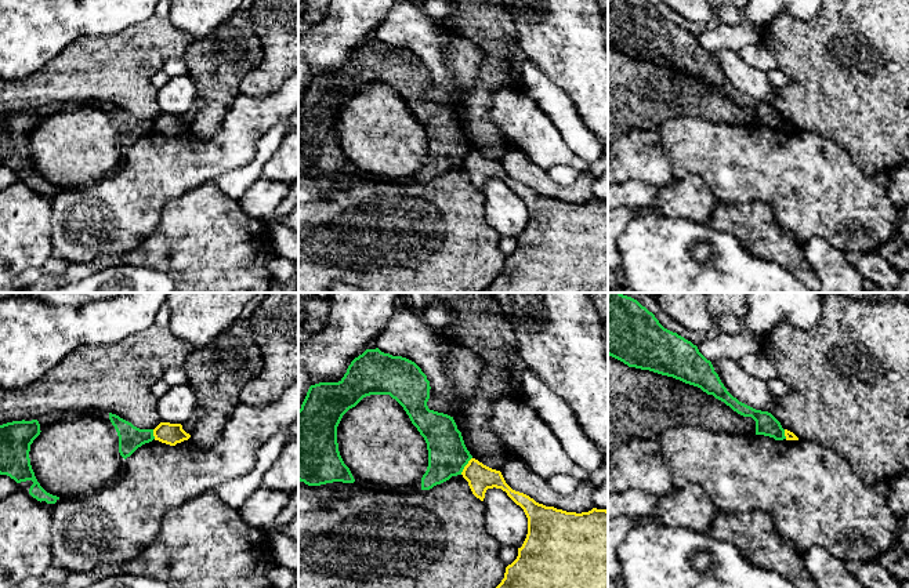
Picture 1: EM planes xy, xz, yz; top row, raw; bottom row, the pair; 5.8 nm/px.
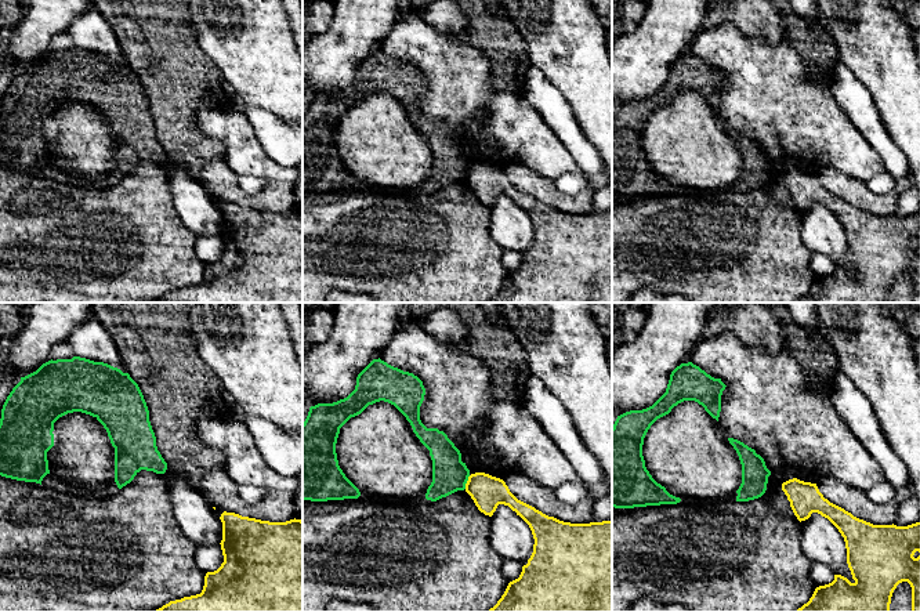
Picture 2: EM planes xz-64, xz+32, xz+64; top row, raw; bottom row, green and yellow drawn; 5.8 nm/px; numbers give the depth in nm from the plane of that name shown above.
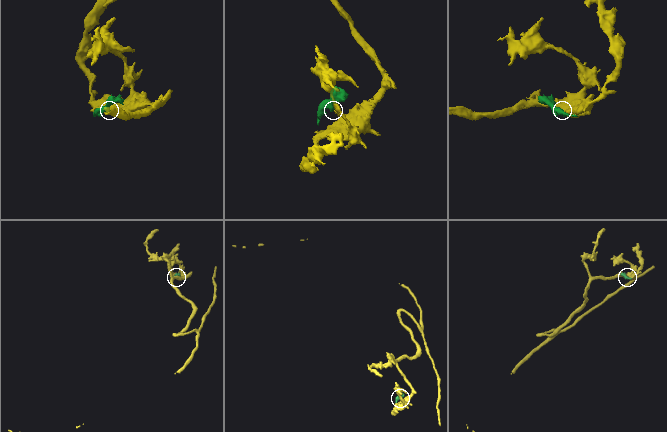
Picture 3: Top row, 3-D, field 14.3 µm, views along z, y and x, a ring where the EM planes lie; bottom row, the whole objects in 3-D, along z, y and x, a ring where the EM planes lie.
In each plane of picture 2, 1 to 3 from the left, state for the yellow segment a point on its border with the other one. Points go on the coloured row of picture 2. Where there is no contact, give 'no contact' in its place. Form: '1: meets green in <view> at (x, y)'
1: no contact
2: meets green in xz+32 at (466, 482)
3: no contact

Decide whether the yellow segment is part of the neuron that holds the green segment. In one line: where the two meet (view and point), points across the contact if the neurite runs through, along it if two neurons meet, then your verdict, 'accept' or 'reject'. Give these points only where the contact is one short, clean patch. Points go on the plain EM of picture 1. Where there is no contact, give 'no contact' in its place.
contact xz (466, 155); border xz (471, 148), (460, 164); reject

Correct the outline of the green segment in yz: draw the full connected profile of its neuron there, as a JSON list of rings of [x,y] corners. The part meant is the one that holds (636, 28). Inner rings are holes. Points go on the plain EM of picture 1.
[[[608,0],[608,46],[629,58],[649,61],[700,79],[756,112],[756,126],[783,131],[785,120],[768,102],[734,88],[710,51],[691,32],[664,19],[648,0]]]

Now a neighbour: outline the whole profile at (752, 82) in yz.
[[[710,51],[727,81],[739,92],[761,102],[771,102],[778,87],[772,86],[765,72],[746,63],[738,52]]]

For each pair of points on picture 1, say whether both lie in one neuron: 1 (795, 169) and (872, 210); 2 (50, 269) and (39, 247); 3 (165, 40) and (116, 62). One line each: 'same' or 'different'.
1: same
2: different
3: same

